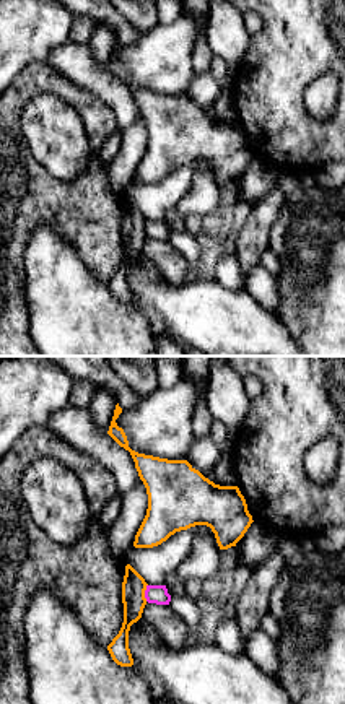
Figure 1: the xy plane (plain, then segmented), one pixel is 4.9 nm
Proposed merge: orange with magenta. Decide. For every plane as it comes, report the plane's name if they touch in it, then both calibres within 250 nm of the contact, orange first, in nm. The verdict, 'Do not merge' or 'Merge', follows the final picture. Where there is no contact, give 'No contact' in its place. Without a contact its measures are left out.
Touches orange in xy. Thickness 120 nm (orange) against 100 nm

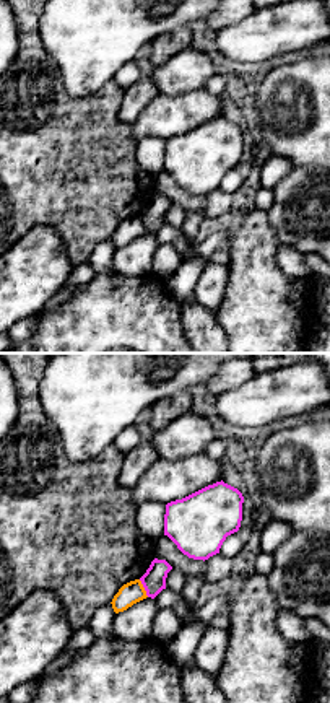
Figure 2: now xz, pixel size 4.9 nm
Touches orange in xz. Thickness 110 nm (orange) against 120 nm

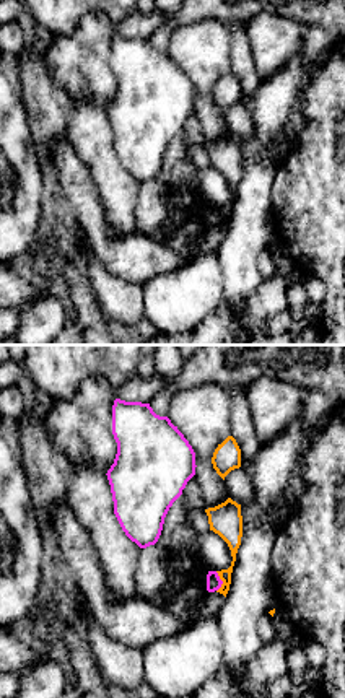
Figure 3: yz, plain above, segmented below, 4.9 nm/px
Touches orange in yz. Thickness 110 nm (orange) against 80 nm

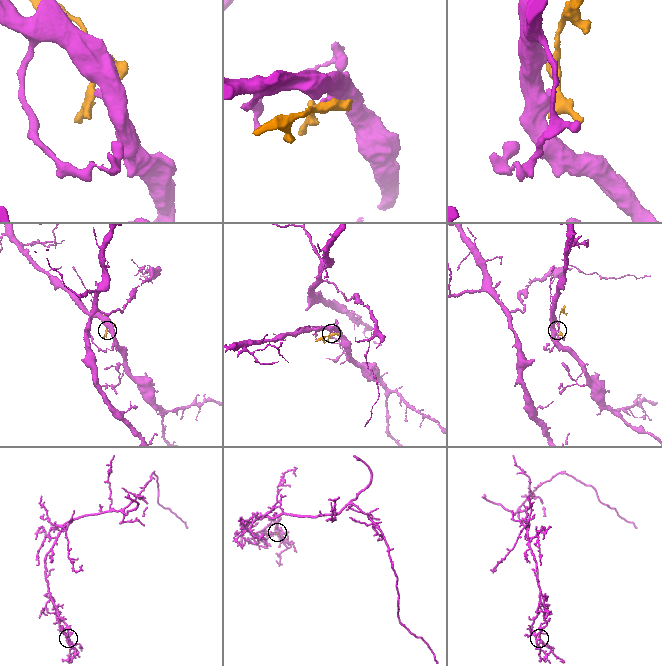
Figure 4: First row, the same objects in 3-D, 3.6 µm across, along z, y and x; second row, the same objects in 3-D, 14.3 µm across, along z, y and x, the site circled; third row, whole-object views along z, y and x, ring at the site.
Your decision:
Do not merge

